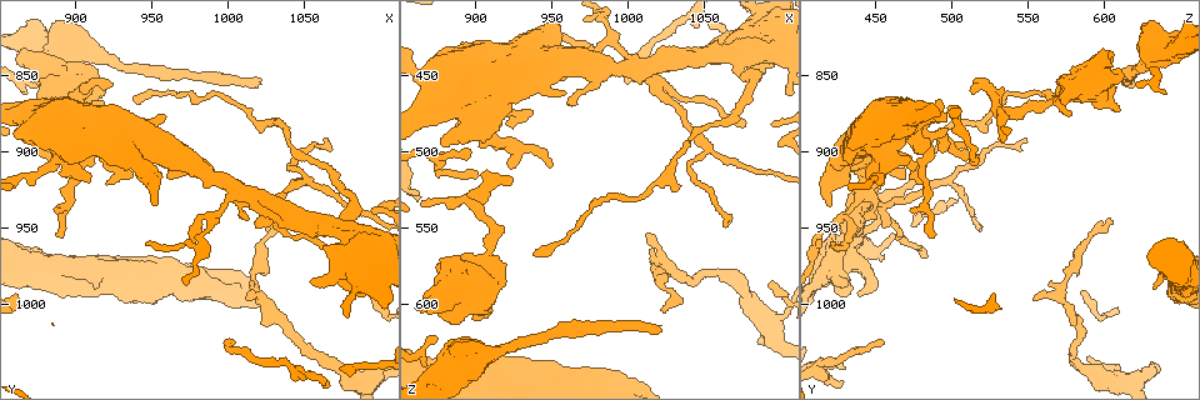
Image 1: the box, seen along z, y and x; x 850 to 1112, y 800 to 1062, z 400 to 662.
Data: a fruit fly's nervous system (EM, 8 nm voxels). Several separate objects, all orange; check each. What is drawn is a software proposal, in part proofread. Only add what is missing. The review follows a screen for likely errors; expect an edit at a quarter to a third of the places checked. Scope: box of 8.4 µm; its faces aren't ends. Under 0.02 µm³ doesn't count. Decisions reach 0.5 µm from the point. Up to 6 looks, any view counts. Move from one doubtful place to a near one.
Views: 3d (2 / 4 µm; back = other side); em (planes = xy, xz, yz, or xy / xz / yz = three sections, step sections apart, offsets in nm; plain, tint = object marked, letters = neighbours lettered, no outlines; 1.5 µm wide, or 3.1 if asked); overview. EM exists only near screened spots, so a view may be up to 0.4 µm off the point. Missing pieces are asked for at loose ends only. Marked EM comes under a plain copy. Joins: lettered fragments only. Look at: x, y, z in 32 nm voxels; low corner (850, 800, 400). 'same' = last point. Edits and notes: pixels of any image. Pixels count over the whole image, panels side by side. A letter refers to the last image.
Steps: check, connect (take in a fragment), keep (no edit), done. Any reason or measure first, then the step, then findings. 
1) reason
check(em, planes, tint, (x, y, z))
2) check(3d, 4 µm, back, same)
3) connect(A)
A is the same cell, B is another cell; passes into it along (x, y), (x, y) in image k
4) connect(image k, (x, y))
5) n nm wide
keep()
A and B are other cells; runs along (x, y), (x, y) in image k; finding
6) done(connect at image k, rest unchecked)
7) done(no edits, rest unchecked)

check(3d, 2 µm, back, (1020, 856, 612))

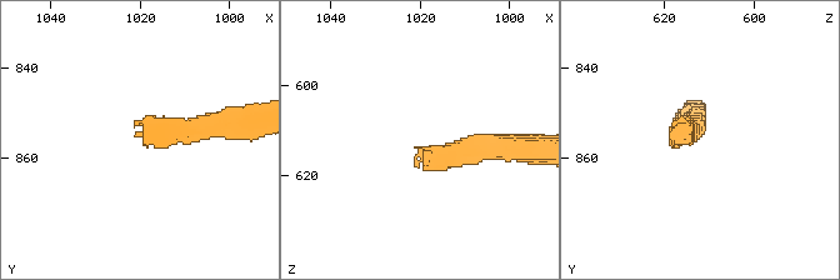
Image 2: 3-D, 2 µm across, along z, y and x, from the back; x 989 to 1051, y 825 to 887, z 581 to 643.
check(em, planes, letters, (1020, 854, 614))

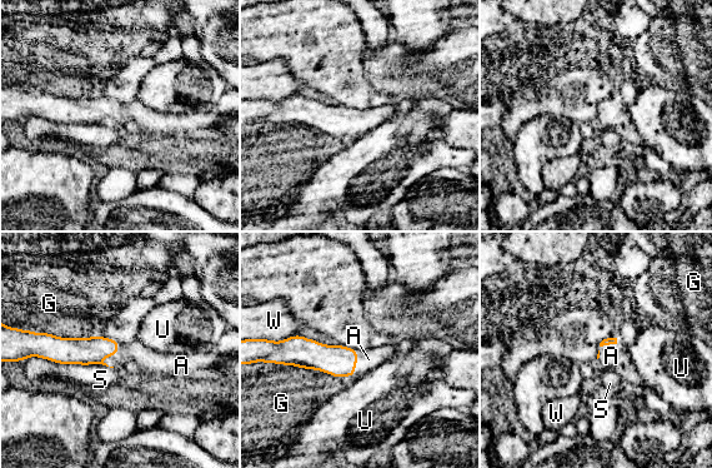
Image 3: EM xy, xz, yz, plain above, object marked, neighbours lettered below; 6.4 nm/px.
connect(A)
A is the same cell, G, S, U and W are other cells; passes into it along (76, 350), (114, 356), (149, 362) in image 3; it goes on there

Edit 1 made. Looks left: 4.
check(overview)

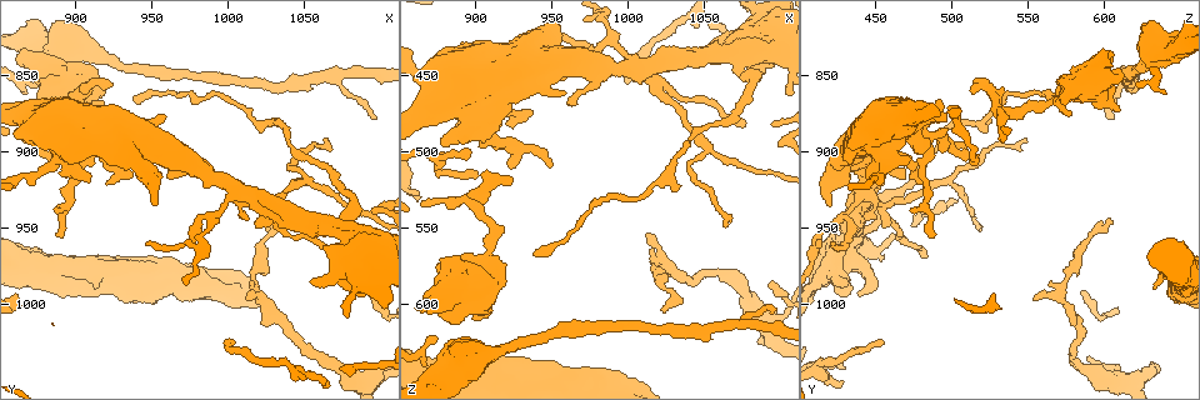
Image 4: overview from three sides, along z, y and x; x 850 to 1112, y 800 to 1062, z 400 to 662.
thin end
check(em, planes, letters, (1022, 944, 602))

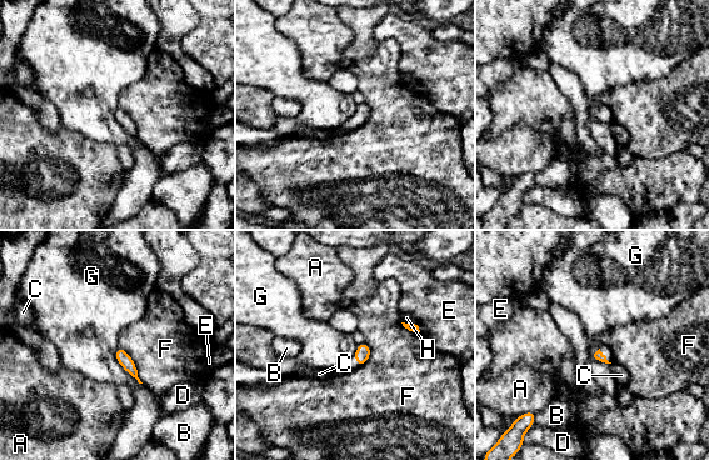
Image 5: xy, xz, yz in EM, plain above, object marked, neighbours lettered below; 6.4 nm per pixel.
keep()
A, B, C, D, E, F, G and H are other cells; border along (118, 346), (116, 361), (141, 384) in image 5; no lettered fragment goes on from it

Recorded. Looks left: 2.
branch stops here
check(em, planes, letters, (946, 960, 420))

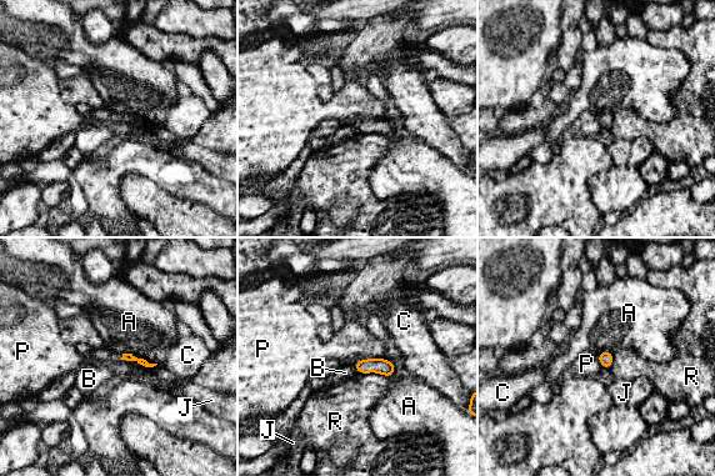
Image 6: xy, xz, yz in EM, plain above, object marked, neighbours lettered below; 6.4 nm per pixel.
keep()
A, B, C, J, P and R are other cells; border along (120, 359), (145, 366), (158, 364) in image 6; no lettered fragment goes on from it

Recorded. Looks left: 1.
done(connect at image 3, rest unchecked)

